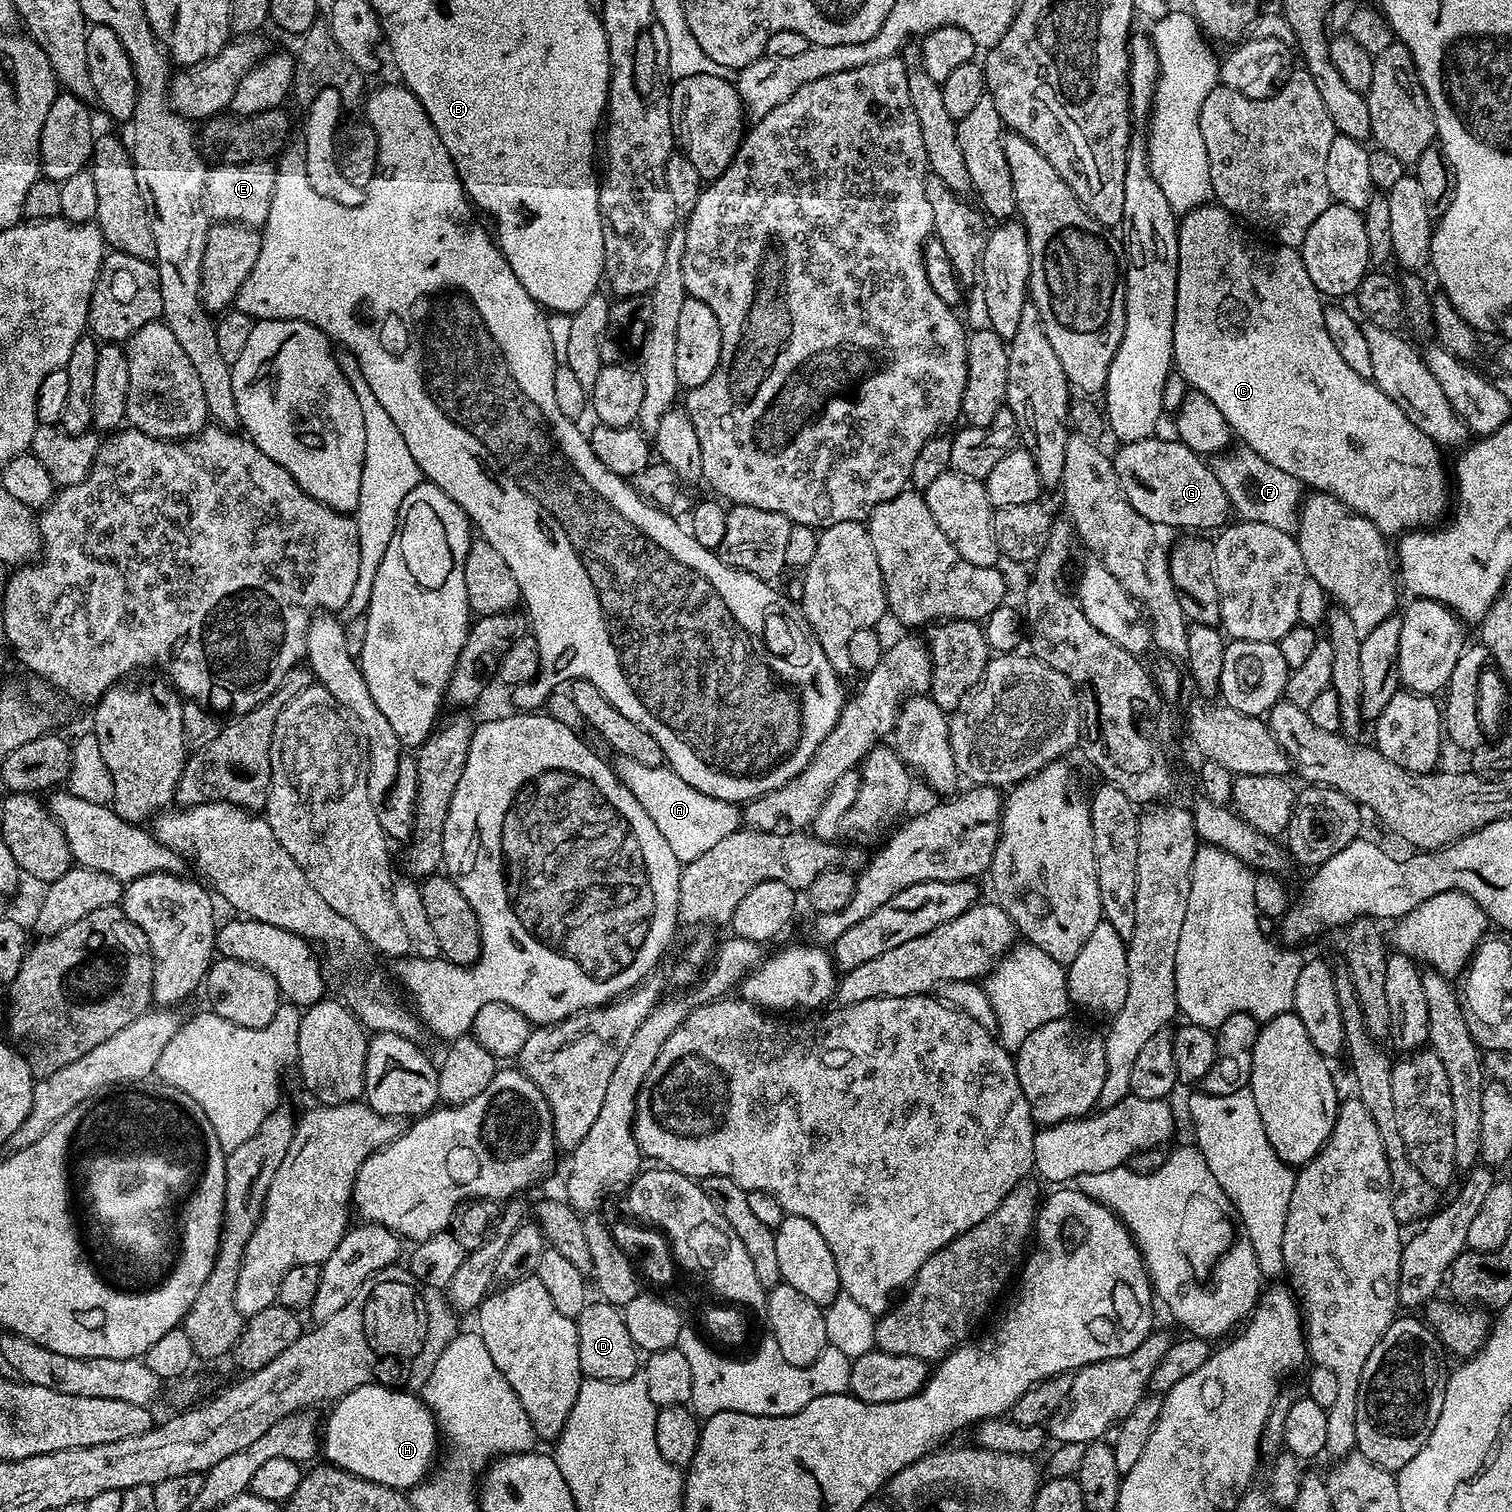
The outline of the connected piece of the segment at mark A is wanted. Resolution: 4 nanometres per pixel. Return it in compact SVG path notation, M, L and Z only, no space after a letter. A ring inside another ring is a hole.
M617 755L614 760L616 775L620 777L630 794L638 798L638 803L646 814L654 821L654 826L662 830L662 838L666 838L670 850L679 858L681 865L686 865L694 858L706 854L716 843L722 842L726 834L736 831L742 824L742 812L737 805L710 798L710 794L702 794L702 790L694 790L682 778L678 778L675 770L667 766L642 766L642 762L634 762L634 758Z

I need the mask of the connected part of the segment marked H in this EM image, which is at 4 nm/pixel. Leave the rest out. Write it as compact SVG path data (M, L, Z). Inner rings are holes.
M360 1382L351 1390L343 1393L340 1399L331 1405L332 1413L328 1416L328 1421L322 1424L322 1456L327 1463L335 1464L338 1468L345 1468L350 1474L366 1478L370 1482L378 1482L382 1486L390 1486L401 1490L411 1490L416 1484L419 1484L425 1476L428 1475L433 1467L432 1459L436 1456L436 1440L438 1444L438 1429L436 1427L436 1418L432 1415L432 1411L426 1407L423 1399L419 1395L413 1394L408 1390L398 1388L385 1388L380 1382Z

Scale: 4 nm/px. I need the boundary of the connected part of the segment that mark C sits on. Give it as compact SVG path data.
M1209 202L1200 208L1183 213L1179 217L1176 233L1178 234L1178 286L1176 287L1176 317L1174 318L1174 342L1172 343L1172 359L1174 368L1185 380L1189 389L1206 394L1222 418L1226 418L1232 435L1243 447L1254 454L1266 458L1270 466L1278 466L1278 470L1286 470L1286 474L1294 474L1301 485L1310 487L1320 494L1335 496L1351 512L1365 516L1380 532L1385 534L1403 534L1427 527L1430 522L1436 521L1446 508L1446 472L1443 468L1444 460L1440 457L1441 445L1429 443L1424 436L1412 428L1404 414L1386 394L1376 392L1371 379L1367 375L1359 376L1350 365L1344 361L1340 353L1340 344L1326 332L1326 323L1323 322L1325 305L1320 304L1322 294L1310 282L1310 274L1306 274L1306 266L1302 262L1299 251L1283 246L1267 248L1256 240L1251 240L1245 229L1234 219L1231 212L1221 208L1215 202Z

